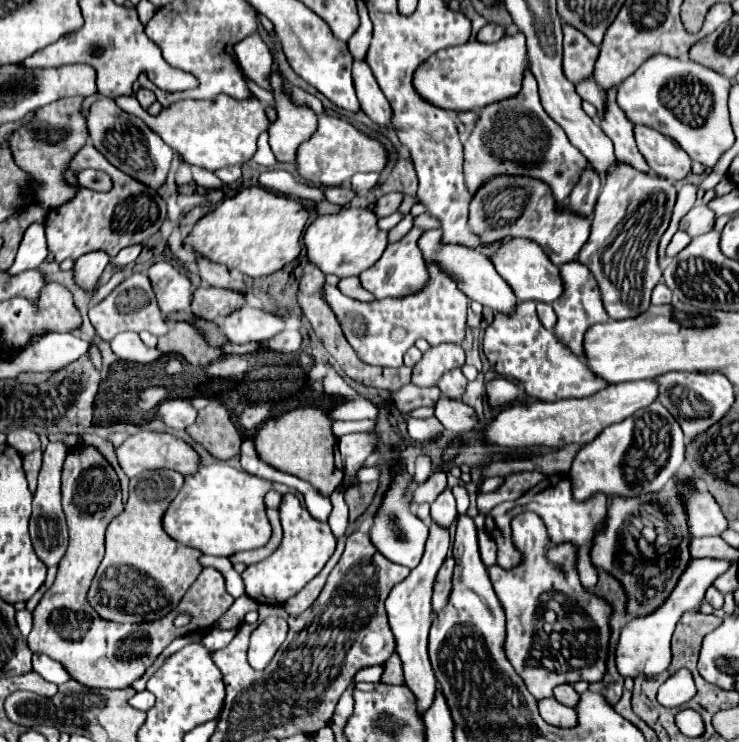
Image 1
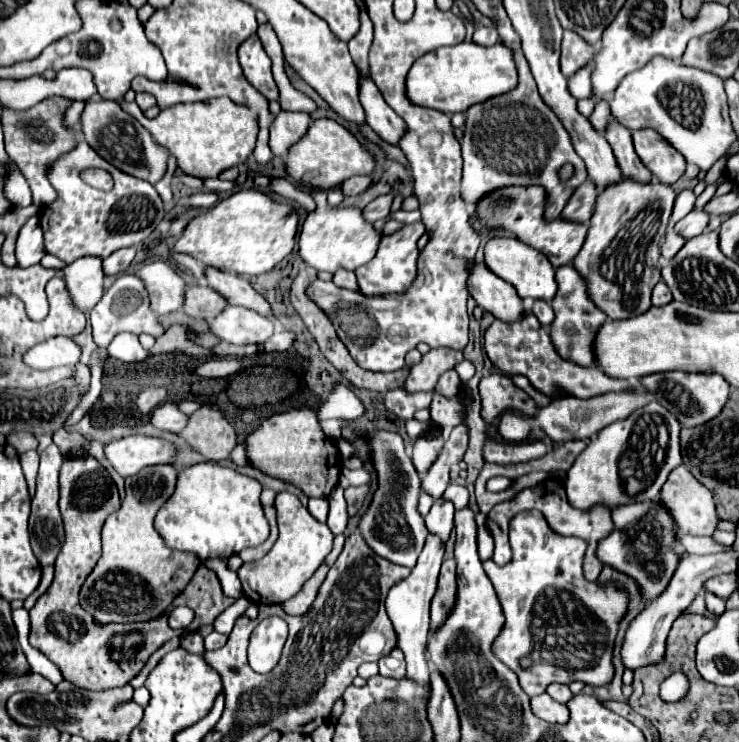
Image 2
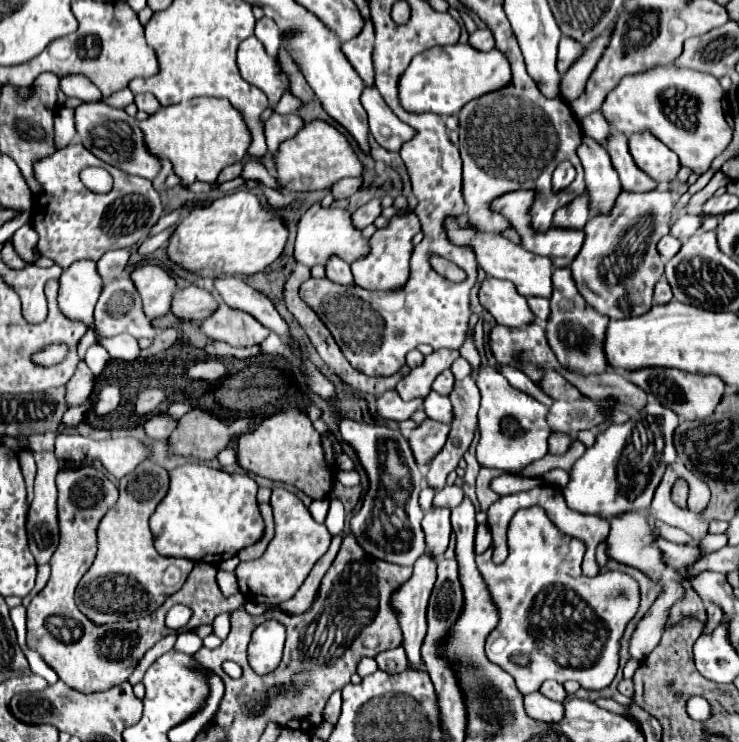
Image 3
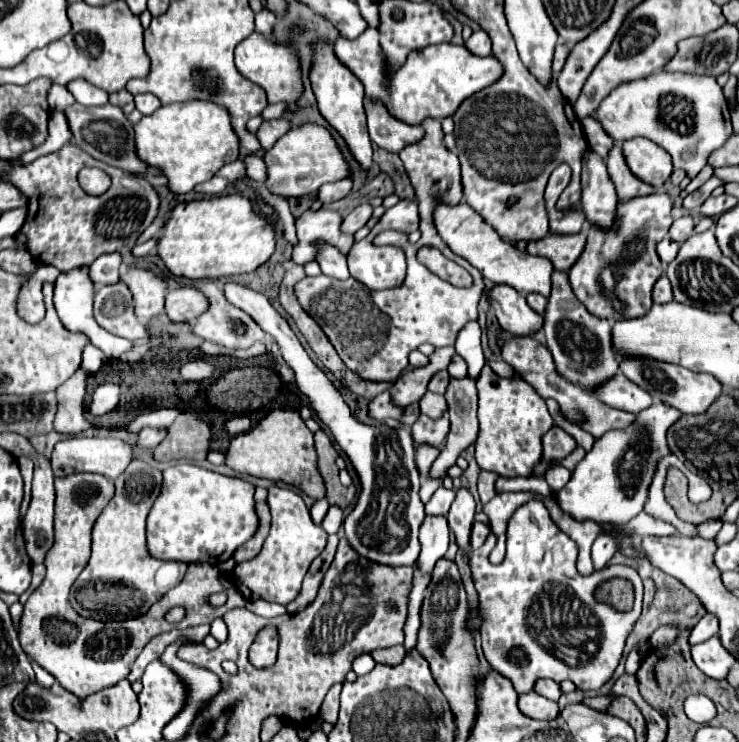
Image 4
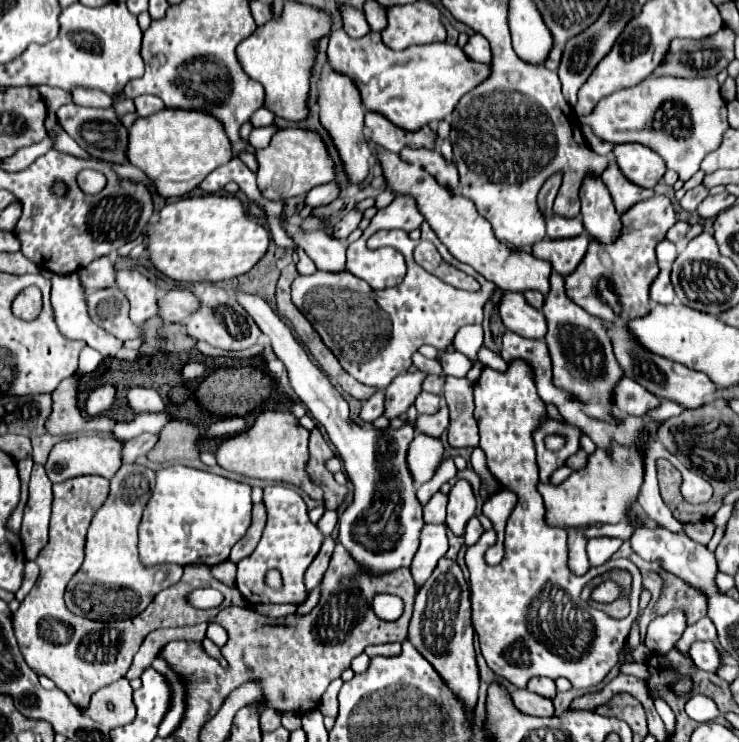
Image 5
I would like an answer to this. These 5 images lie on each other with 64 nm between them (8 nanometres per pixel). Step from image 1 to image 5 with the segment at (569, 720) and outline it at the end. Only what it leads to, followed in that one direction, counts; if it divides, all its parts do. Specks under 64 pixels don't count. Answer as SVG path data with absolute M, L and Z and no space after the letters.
M514 690L510 692L510 696L512 696L514 706L524 714L530 714L530 716L552 716L554 714L552 700L544 696L532 694L528 690Z

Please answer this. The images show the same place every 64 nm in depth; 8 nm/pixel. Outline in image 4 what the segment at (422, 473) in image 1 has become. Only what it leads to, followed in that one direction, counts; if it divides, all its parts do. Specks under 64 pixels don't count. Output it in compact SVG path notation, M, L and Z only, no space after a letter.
M420 414L416 422L412 425L411 432L416 444L428 442L428 444L440 446L446 440L448 428L450 428L448 414L444 414L440 418L428 418L428 416Z

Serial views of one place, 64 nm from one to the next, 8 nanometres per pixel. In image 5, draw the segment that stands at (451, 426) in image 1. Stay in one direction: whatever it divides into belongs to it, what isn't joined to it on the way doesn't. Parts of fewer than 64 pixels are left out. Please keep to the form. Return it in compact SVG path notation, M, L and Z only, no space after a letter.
M420 392L416 402L414 402L414 406L416 406L418 414L434 414L440 408L440 396L428 394L428 392Z

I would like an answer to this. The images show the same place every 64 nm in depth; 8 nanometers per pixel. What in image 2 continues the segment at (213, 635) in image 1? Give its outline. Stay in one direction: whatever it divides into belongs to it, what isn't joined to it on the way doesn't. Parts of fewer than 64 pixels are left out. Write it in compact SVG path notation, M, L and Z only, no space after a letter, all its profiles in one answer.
M212 632L204 638L204 648L206 650L214 650L214 648L222 648L226 644L226 636L224 634L218 634L218 632Z

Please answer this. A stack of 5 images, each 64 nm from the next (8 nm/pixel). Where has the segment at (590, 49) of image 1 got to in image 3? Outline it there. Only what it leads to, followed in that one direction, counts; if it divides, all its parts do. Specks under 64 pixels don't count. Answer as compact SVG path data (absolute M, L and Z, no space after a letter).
M562 38L560 46L558 46L558 60L556 60L556 68L560 70L560 74L564 74L568 70L568 66L580 56L582 46L570 38Z

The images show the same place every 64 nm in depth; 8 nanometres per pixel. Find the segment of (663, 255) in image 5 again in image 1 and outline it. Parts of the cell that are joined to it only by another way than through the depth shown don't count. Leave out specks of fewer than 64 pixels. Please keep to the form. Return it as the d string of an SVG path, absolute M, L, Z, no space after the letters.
M678 230L674 236L672 236L672 240L670 240L670 244L668 244L668 248L666 248L666 256L668 258L672 258L672 256L676 256L682 248L686 248L688 244L690 244L690 236L686 234L686 232L682 232L682 230Z

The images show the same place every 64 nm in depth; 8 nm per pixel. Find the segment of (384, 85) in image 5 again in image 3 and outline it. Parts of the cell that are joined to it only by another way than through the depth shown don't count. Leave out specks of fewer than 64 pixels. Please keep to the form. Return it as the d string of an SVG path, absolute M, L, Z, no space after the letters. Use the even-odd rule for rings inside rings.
M366 22L362 32L342 44L344 56L352 64L352 68L358 72L358 76L364 80L366 86L374 86L374 66L372 66L372 50L374 50L374 26L372 22ZM470 44L434 46L412 58L408 70L404 70L400 76L398 98L400 106L410 114L432 112L440 116L452 116L460 112L464 102L470 102L480 94L500 90L500 86L506 86L508 82L510 64L496 48L490 52L478 52Z

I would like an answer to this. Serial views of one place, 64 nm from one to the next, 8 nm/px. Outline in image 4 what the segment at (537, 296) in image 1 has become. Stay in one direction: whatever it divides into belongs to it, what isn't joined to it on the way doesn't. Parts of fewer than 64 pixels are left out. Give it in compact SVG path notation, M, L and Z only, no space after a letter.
M438 198L432 216L440 238L450 246L450 250L456 256L468 260L476 270L480 270L480 274L486 280L494 284L508 284L514 290L518 290L522 296L530 292L538 292L546 298L550 296L550 274L554 270L552 262L548 262L548 258L530 256L528 252L518 250L514 244L504 242L496 234L496 230L492 230L492 226L486 226L484 218L480 218L480 214L474 214L474 210L466 202L448 206Z

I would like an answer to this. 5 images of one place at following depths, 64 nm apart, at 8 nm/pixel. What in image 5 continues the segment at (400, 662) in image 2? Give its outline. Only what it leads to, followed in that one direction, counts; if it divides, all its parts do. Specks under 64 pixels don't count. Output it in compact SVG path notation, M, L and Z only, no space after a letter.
M388 642L388 644L368 646L366 654L370 658L374 658L374 656L396 656L396 654L400 654L400 642Z

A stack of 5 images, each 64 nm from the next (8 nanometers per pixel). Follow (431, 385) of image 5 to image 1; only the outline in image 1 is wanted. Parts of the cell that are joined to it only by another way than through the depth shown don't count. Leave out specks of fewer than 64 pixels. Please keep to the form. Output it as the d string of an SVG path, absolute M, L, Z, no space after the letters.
M456 368L456 370L446 372L436 386L440 388L440 392L444 396L448 396L448 398L460 398L464 394L464 390L466 390L466 378L462 376L460 368Z

